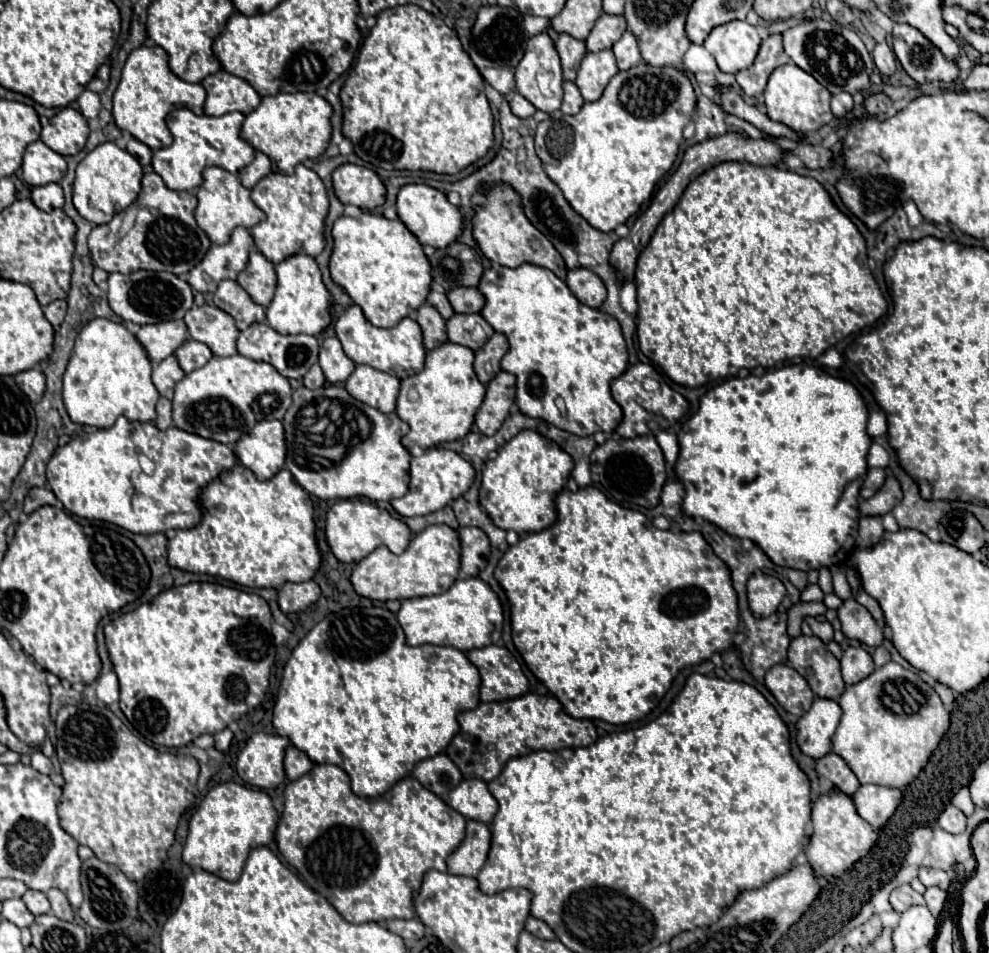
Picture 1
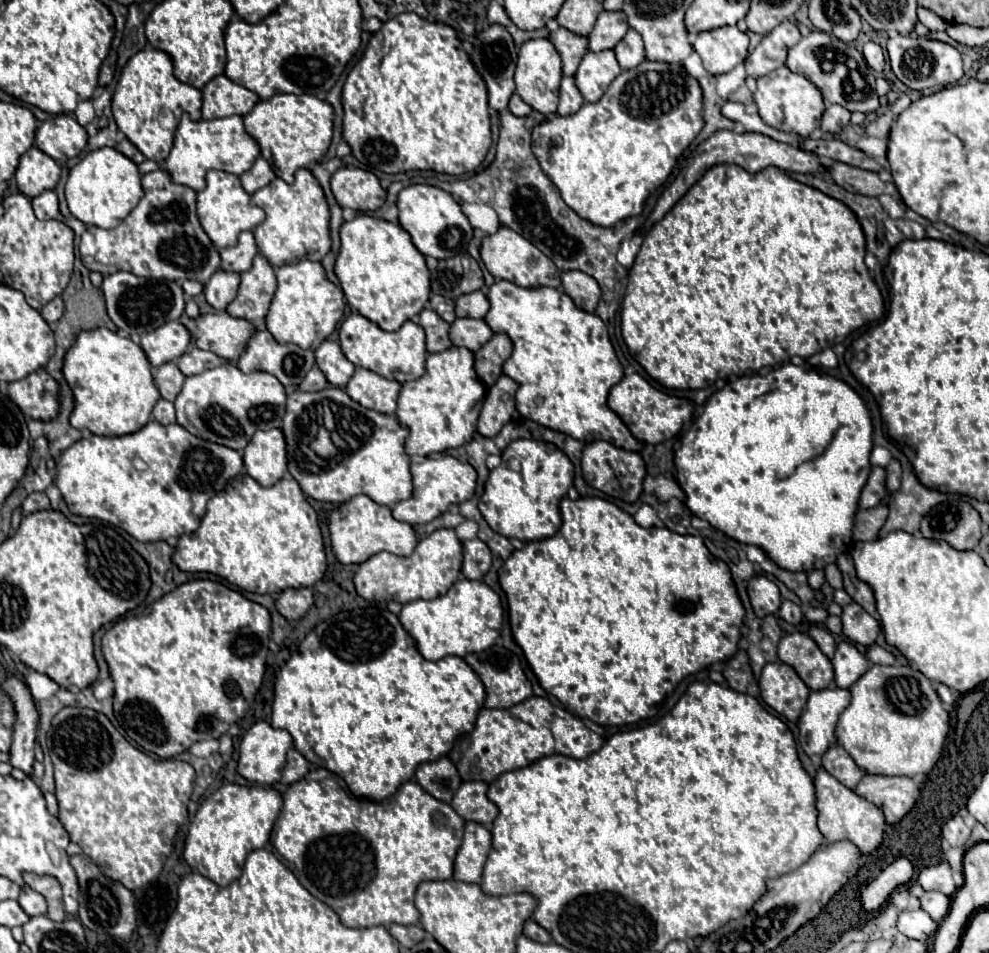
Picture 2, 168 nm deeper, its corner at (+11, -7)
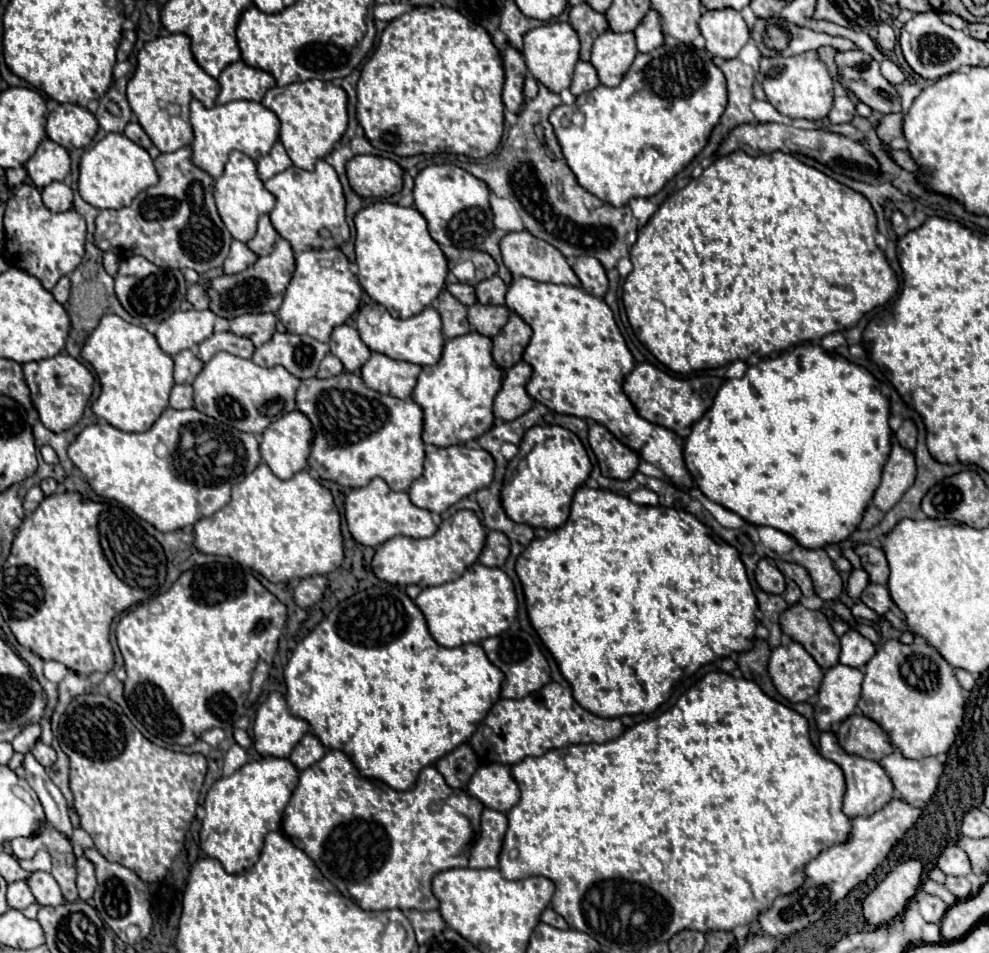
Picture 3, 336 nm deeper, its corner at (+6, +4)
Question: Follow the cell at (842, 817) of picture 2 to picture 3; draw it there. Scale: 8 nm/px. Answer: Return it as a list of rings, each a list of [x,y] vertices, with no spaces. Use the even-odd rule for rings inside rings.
[[[828,730],[822,732],[820,736],[820,754],[832,762],[836,762],[846,776],[846,796],[844,796],[844,814],[854,818],[854,816],[870,816],[872,812],[884,808],[884,804],[888,804],[888,800],[892,800],[896,796],[894,784],[890,780],[890,776],[884,772],[884,768],[880,766],[880,762],[874,760],[866,760],[858,754],[848,754],[844,752],[844,748],[838,742],[838,736]]]

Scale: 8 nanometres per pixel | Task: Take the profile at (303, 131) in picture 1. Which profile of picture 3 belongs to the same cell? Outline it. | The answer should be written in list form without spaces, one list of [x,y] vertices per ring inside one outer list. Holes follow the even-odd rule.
[[[308,80],[288,86],[274,86],[266,92],[262,104],[278,114],[280,142],[286,146],[286,152],[294,166],[308,172],[314,170],[316,160],[332,152],[334,144],[340,142],[348,126],[348,94],[344,92],[344,88],[334,86],[332,82]]]

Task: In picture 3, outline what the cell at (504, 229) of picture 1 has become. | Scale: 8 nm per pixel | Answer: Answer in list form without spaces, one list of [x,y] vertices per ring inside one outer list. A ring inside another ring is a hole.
[[[528,230],[524,232],[510,232],[502,238],[500,242],[500,250],[502,250],[502,258],[506,268],[514,274],[514,276],[526,276],[538,282],[552,282],[552,284],[570,284],[570,286],[580,286],[578,276],[574,274],[574,270],[568,266],[566,258],[550,244],[546,244],[544,240],[538,240],[536,236],[532,236]]]

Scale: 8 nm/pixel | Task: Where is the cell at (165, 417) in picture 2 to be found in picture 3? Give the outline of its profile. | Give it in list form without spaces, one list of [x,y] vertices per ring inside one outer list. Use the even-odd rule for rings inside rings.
[[[176,384],[170,392],[170,406],[176,410],[194,406],[194,388],[190,384]]]

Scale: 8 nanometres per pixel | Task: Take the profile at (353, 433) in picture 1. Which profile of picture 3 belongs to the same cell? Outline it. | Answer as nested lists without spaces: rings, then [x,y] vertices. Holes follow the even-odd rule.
[[[342,372],[340,376],[322,380],[308,378],[302,380],[296,394],[296,408],[304,412],[316,432],[310,454],[310,468],[314,468],[320,478],[338,482],[342,486],[364,486],[372,478],[380,476],[388,482],[388,486],[396,492],[408,490],[412,482],[420,476],[424,466],[424,442],[422,442],[422,408],[414,400],[400,400],[390,394],[380,394],[368,388],[362,378],[354,372]]]

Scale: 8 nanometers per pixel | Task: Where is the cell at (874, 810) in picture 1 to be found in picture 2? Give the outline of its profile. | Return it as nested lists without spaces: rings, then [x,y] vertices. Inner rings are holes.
[[[865,775],[855,793],[865,801],[877,805],[887,823],[895,823],[903,819],[903,815],[915,805],[915,795],[919,795],[919,787],[911,779],[883,779],[879,775]]]

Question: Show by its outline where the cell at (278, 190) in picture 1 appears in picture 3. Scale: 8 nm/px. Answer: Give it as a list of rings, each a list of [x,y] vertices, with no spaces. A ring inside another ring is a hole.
[[[318,160],[314,172],[290,166],[264,184],[276,196],[276,206],[270,212],[270,220],[276,232],[286,238],[296,252],[314,248],[340,248],[348,242],[350,228],[346,222],[346,198],[336,170],[326,160]]]

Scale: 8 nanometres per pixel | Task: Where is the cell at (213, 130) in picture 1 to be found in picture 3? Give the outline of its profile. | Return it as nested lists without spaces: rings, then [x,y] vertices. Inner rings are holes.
[[[192,100],[190,120],[194,128],[194,142],[192,142],[194,164],[198,168],[204,168],[212,178],[222,176],[224,164],[228,162],[228,154],[232,150],[240,150],[258,160],[260,156],[266,156],[270,152],[270,148],[278,142],[280,134],[278,116],[264,104],[248,100],[238,100],[214,108],[206,108],[200,100]]]

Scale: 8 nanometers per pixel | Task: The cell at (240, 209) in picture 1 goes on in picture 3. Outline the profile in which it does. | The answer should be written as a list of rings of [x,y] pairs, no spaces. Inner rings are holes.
[[[232,152],[230,154],[230,160],[228,160],[228,164],[224,168],[224,174],[216,180],[214,198],[216,198],[220,218],[224,220],[226,228],[232,234],[232,238],[236,238],[240,242],[248,242],[248,240],[254,238],[258,218],[262,214],[270,214],[274,204],[276,204],[274,194],[264,188],[264,182],[258,176],[256,162],[250,156],[242,154],[242,152]]]

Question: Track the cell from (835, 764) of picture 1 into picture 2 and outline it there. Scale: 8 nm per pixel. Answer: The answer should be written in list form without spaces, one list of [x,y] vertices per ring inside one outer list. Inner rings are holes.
[[[833,745],[827,749],[827,753],[821,757],[821,767],[829,775],[833,775],[839,783],[843,783],[847,789],[855,789],[855,785],[863,777],[863,771],[855,767],[853,759],[839,745]]]

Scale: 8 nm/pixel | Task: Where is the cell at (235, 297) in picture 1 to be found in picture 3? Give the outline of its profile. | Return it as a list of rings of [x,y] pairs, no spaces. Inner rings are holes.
[[[234,240],[234,242],[232,242],[232,248],[230,248],[230,254],[228,254],[228,258],[224,260],[224,272],[226,272],[226,274],[242,272],[242,270],[246,270],[248,266],[252,266],[256,260],[258,260],[258,256],[248,248],[246,242]]]

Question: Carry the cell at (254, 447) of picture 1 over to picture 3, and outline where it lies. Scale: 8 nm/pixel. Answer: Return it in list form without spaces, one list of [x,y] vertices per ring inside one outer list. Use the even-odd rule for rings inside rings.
[[[294,410],[294,412],[290,412],[288,416],[272,422],[272,424],[264,430],[264,434],[260,436],[260,452],[262,452],[264,462],[270,466],[270,470],[272,470],[278,478],[288,480],[288,478],[292,478],[296,472],[308,468],[308,456],[310,456],[312,440],[314,440],[314,430],[312,430],[312,424],[310,424],[308,416],[302,414],[302,412],[298,412],[298,410]]]

